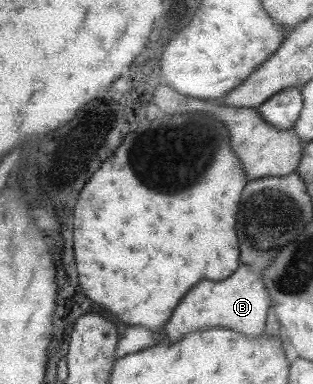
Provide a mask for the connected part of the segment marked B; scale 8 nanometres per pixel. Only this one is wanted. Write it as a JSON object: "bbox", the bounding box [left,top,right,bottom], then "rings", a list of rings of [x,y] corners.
{"bbox":[165,266,270,343],"rings":[[[246,266],[238,268],[230,278],[214,282],[202,280],[202,284],[194,286],[190,294],[186,294],[178,303],[178,308],[165,324],[165,334],[170,343],[178,342],[184,336],[198,331],[205,331],[212,327],[228,327],[236,332],[250,335],[262,335],[270,308],[270,296],[262,278],[256,272],[250,272]]]}

